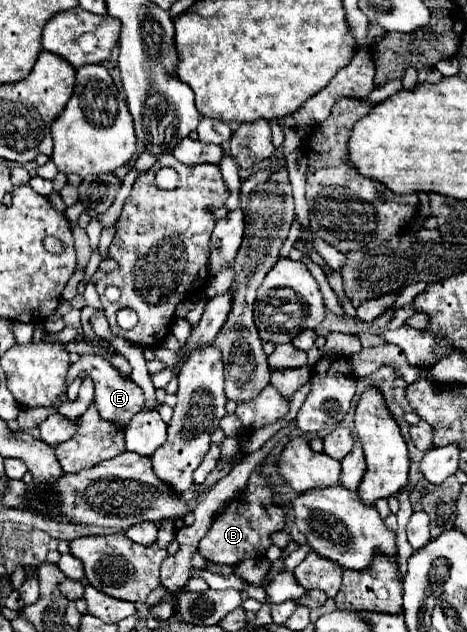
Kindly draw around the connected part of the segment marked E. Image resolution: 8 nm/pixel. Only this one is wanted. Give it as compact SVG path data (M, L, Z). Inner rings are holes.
M83 354L83 356L79 356L79 360L73 366L79 368L81 372L85 370L85 374L93 380L93 384L95 384L95 406L99 408L103 418L117 422L121 428L125 428L135 414L151 408L151 406L147 406L143 390L131 378L123 378L107 358L99 356L99 354Z

